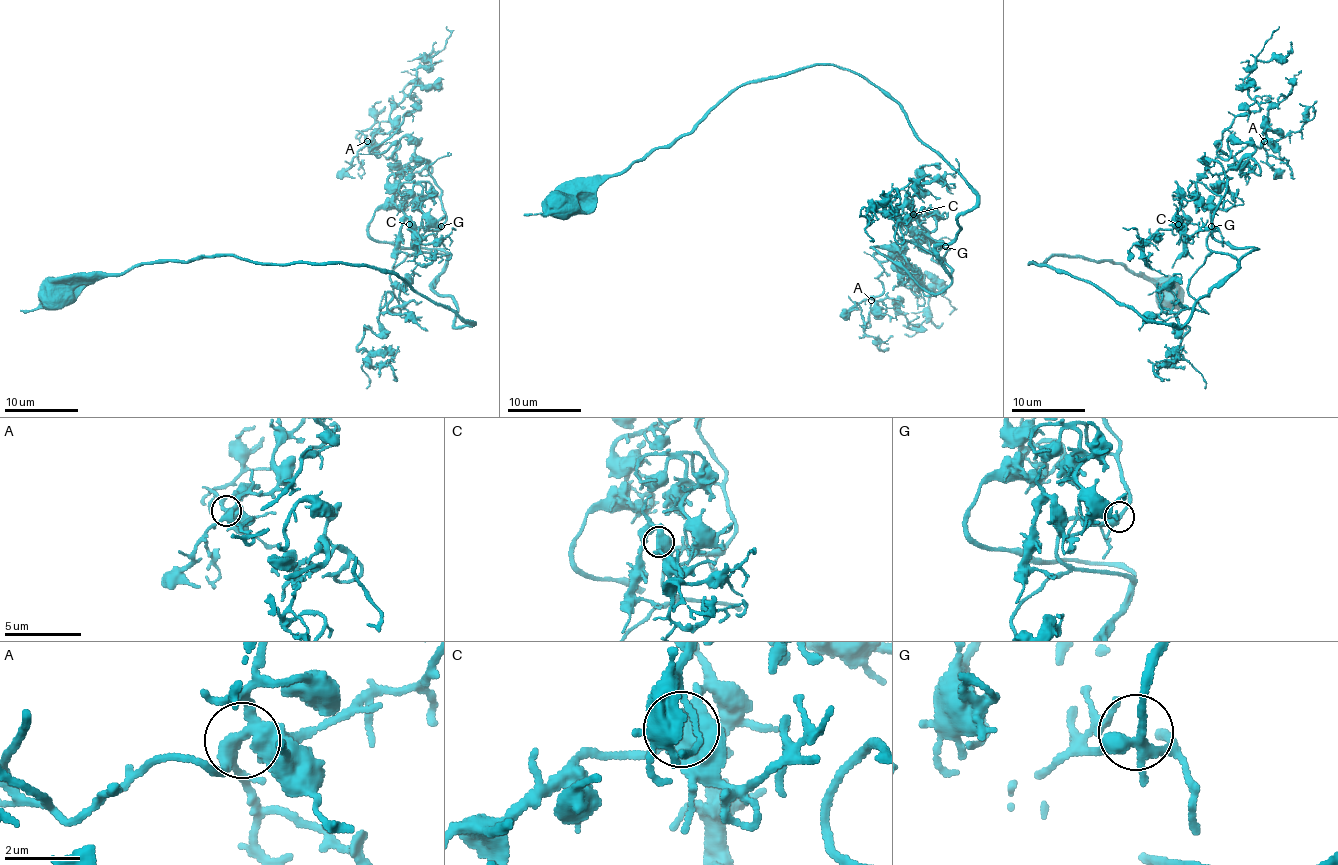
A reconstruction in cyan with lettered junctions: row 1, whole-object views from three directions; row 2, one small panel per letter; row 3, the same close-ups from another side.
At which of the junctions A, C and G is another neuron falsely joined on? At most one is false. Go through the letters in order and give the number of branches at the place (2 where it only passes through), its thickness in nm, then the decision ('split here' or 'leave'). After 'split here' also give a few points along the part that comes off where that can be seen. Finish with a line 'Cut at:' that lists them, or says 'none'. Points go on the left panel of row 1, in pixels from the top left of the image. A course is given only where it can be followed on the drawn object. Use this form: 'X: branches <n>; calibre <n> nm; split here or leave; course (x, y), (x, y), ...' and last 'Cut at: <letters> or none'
A: branches 4; calibre 320 nm; leave
C: branches 4; calibre 400 nm; leave
G: branches 4; calibre 280 nm; leave
Cut at: none

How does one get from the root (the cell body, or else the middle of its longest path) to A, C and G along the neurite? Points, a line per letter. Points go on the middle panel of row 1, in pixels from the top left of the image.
A: (555, 200), (741, 86), (850, 69), (976, 196), (946, 287), (873, 246), (921, 281), (876, 254), (871, 300)
C: (555, 200), (741, 86), (837, 65), (976, 196), (935, 248), (950, 272), (913, 213)
G: (555, 200), (741, 86), (837, 65), (976, 196), (935, 248), (950, 272), (915, 243), (945, 246)

